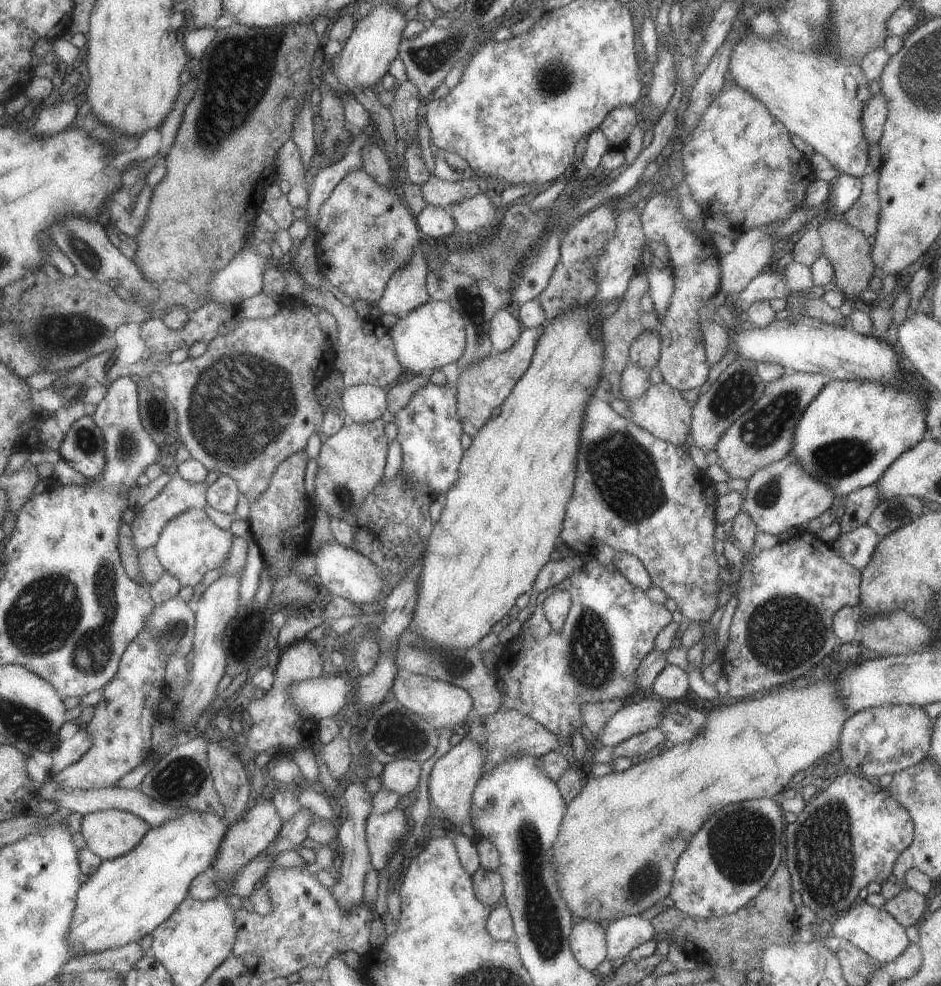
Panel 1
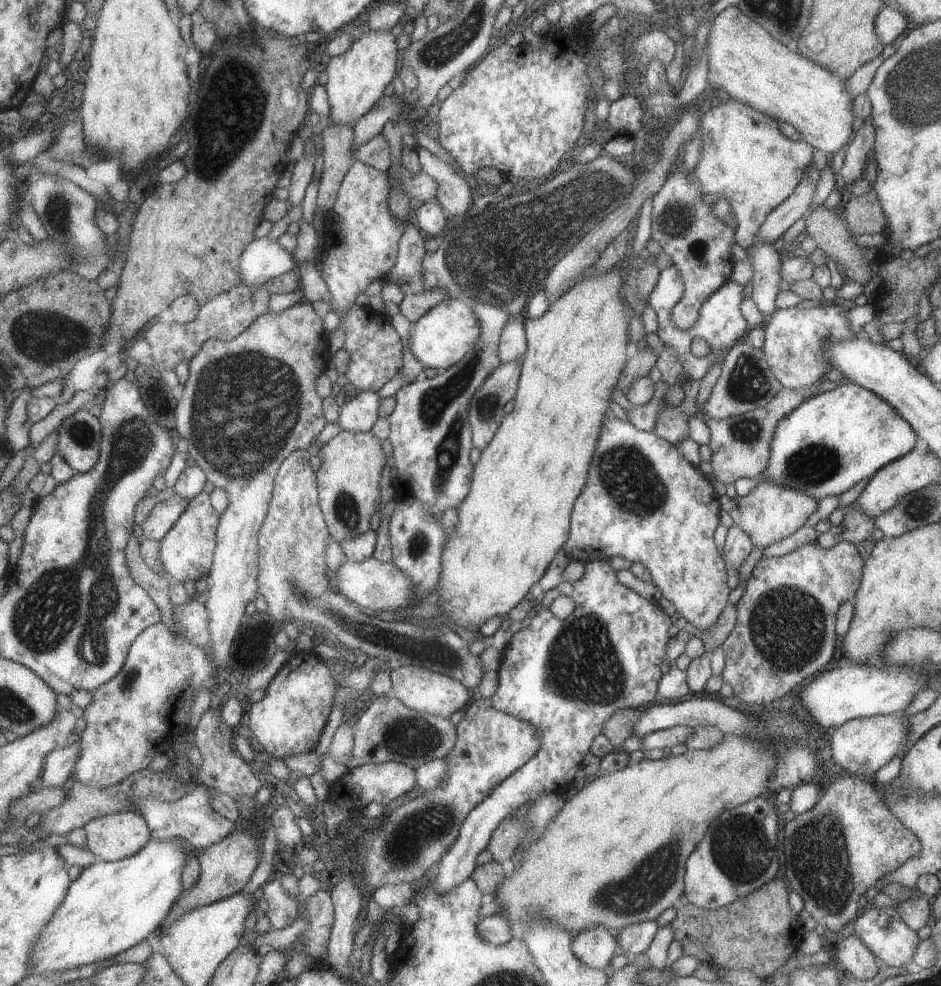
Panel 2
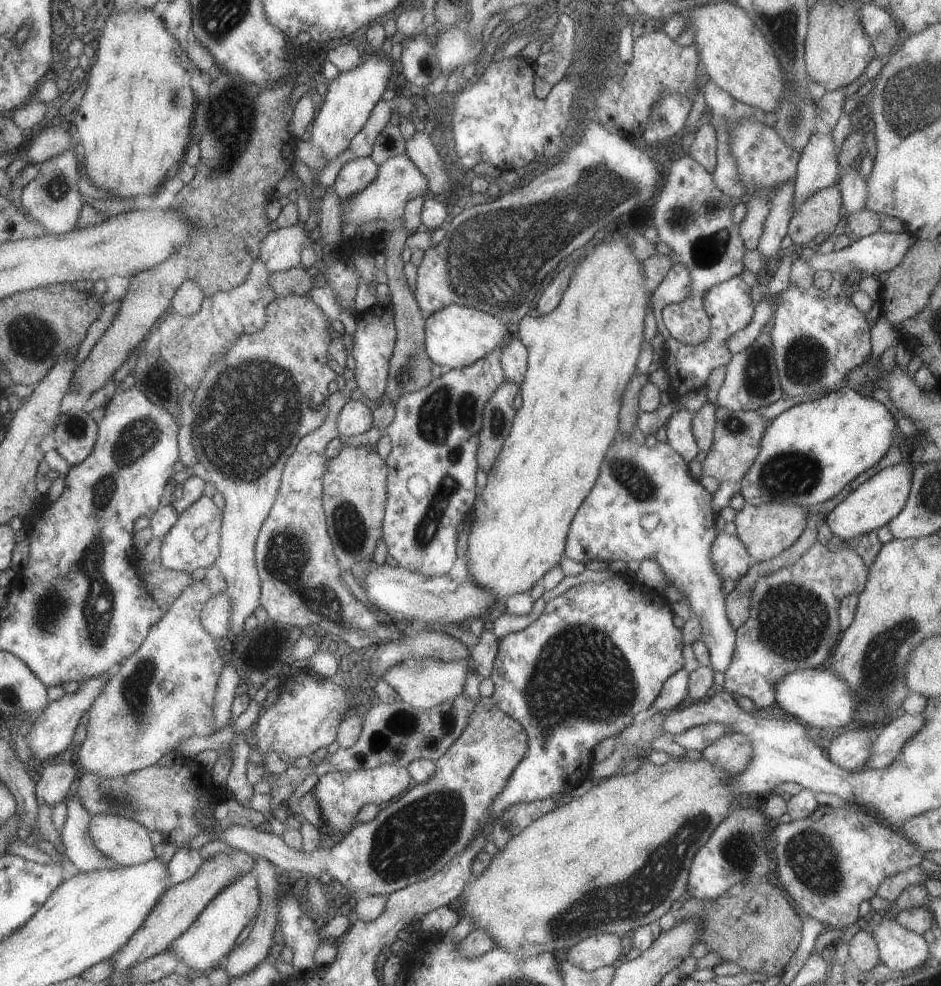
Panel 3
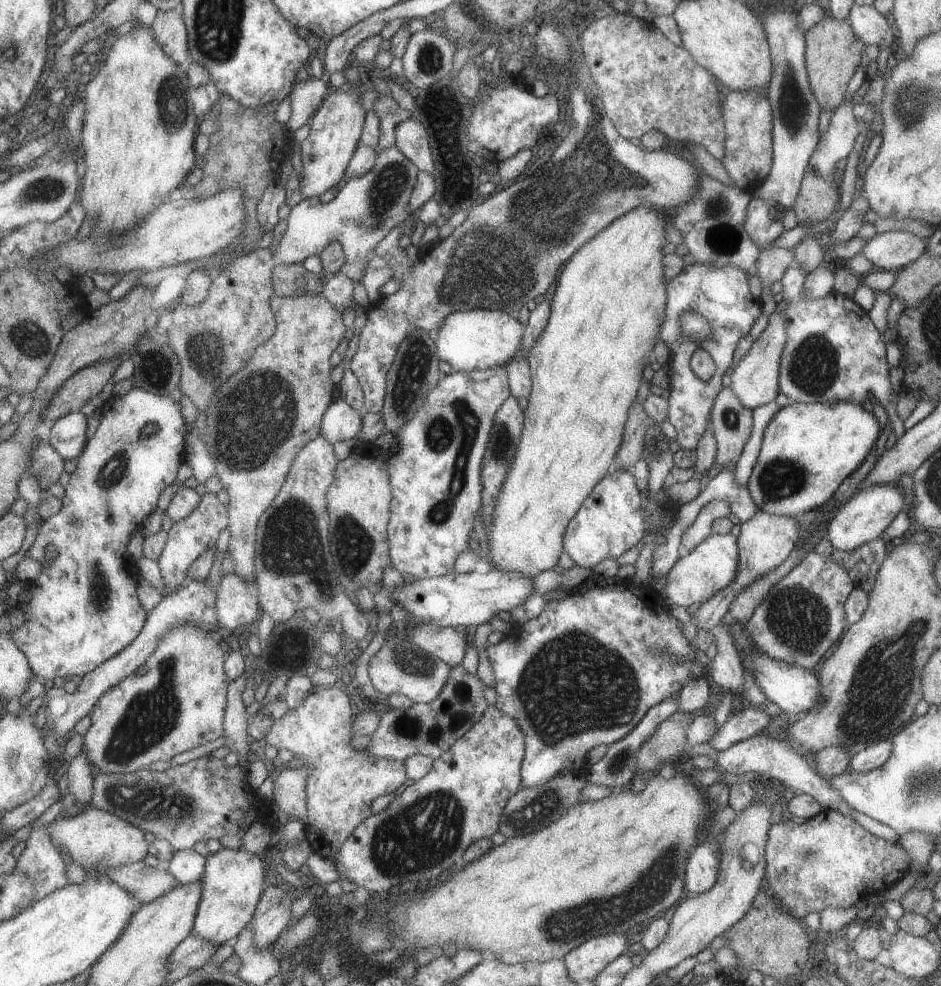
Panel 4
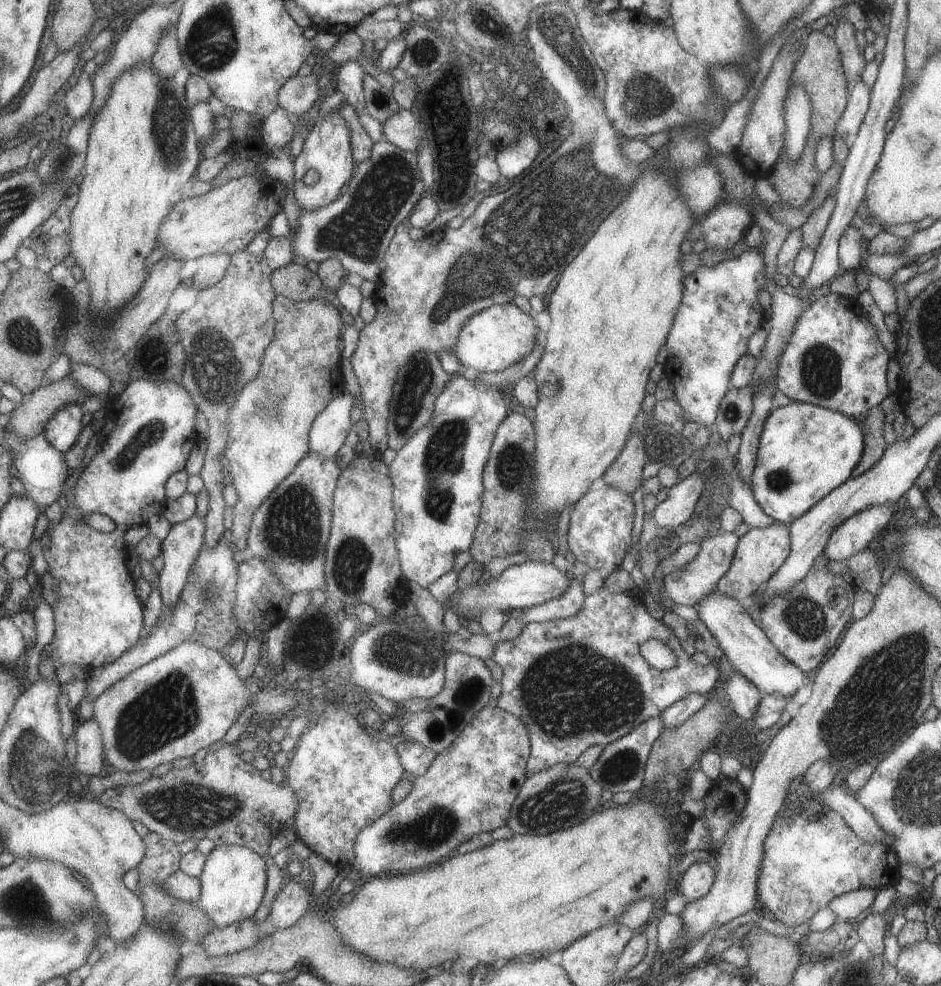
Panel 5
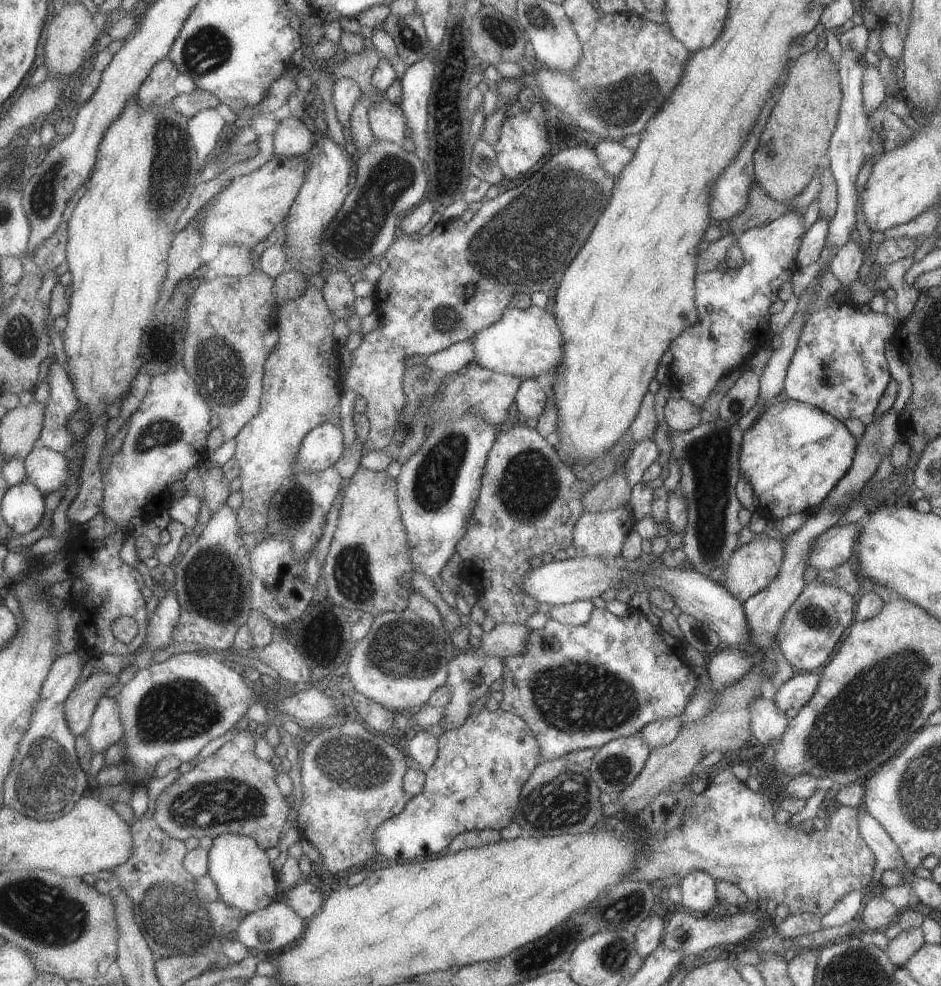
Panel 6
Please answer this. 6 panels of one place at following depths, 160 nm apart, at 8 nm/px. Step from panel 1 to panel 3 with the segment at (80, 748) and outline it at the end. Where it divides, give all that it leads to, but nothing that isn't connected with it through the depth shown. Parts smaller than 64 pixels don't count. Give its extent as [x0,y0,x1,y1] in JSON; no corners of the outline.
[36,759,81,809]

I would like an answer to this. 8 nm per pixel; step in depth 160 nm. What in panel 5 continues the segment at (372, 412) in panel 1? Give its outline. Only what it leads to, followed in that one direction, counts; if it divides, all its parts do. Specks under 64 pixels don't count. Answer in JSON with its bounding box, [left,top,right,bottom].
[308,390,353,459]

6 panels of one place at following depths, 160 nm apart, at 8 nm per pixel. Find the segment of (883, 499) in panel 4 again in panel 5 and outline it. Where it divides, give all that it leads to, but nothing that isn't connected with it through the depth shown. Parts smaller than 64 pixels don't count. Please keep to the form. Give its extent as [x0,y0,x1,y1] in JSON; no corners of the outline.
[823,504,891,562]

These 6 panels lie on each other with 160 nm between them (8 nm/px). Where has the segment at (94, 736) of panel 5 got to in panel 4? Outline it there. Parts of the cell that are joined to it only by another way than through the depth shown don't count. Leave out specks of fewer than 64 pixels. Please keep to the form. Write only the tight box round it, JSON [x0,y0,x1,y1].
[67,750,97,804]

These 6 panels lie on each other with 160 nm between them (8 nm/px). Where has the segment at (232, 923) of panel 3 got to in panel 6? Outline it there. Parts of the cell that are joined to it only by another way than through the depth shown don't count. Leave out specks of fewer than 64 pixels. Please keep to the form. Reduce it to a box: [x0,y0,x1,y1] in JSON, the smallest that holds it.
[210,833,275,914]

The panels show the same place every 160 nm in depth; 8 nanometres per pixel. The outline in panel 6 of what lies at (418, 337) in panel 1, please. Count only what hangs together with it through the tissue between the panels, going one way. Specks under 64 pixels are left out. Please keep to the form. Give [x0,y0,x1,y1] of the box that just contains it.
[471,305,562,379]

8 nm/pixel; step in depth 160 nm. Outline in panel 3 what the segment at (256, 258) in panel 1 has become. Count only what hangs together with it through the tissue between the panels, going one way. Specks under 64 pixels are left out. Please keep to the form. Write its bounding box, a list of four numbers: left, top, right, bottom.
[258,222,316,273]

